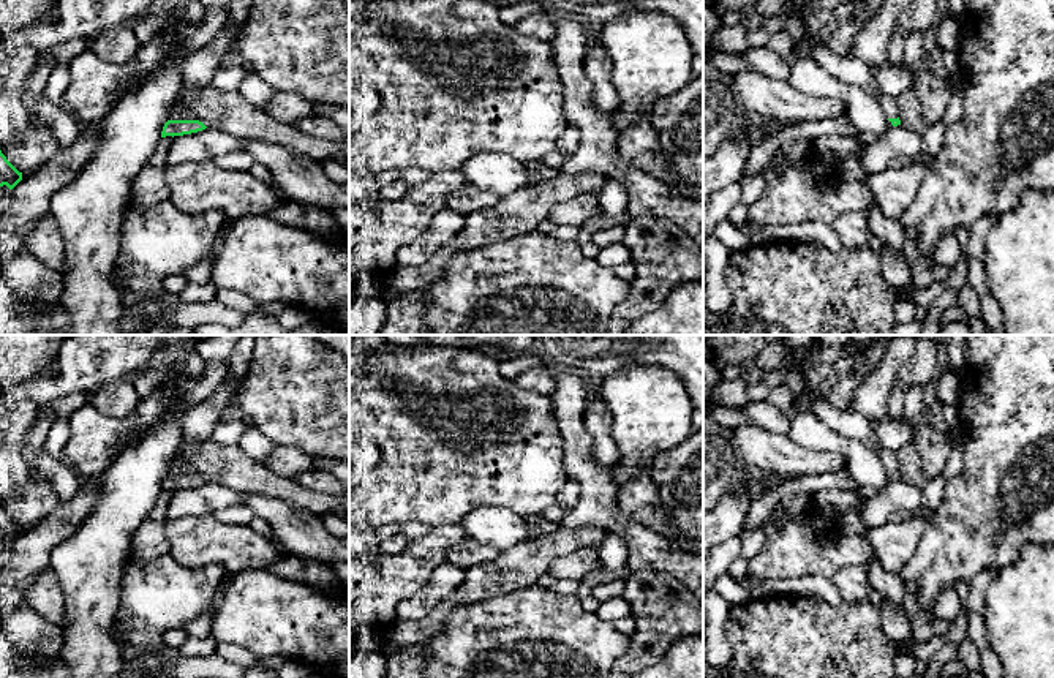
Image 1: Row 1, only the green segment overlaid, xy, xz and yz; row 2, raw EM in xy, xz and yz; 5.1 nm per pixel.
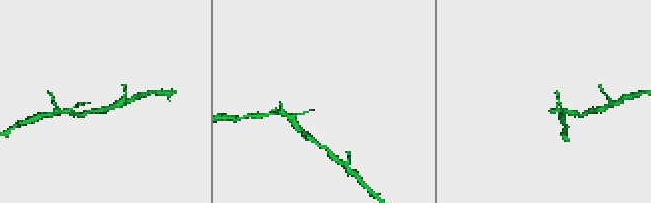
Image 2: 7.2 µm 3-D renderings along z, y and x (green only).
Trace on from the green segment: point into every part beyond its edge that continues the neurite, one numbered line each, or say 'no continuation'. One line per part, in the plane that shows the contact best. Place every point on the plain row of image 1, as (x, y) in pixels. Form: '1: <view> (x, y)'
no continuation

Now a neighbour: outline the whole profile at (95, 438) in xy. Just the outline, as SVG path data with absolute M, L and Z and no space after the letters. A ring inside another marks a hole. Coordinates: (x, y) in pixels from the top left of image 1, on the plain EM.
M88 401L70 417L71 436L65 446L65 460L84 476L101 474L120 446L133 435L136 414L109 417Z

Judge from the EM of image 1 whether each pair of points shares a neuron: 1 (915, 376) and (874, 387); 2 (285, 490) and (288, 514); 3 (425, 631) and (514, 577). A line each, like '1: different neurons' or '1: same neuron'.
1: different neurons
2: different neurons
3: same neuron

